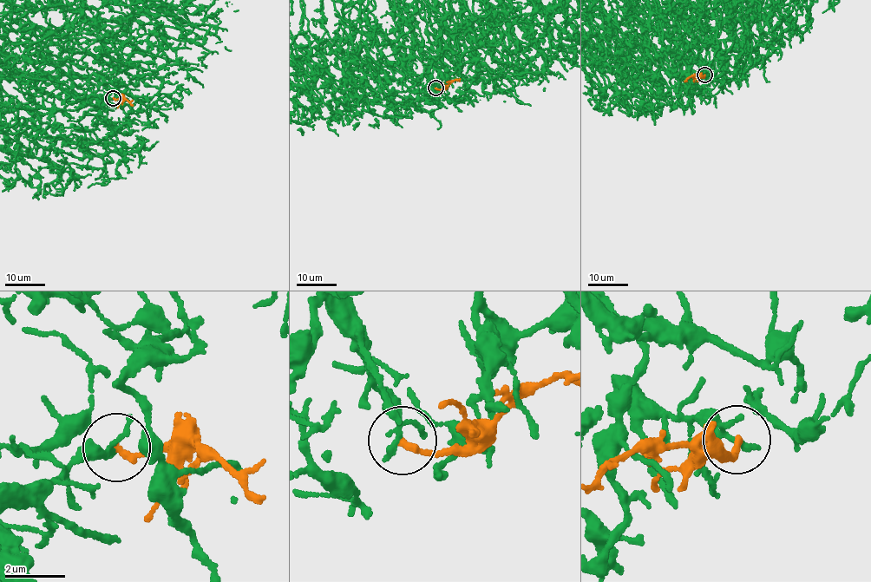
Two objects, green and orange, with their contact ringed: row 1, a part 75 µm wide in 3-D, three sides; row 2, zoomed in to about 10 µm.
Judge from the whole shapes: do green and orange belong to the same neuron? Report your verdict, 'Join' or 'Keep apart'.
Keep apart

